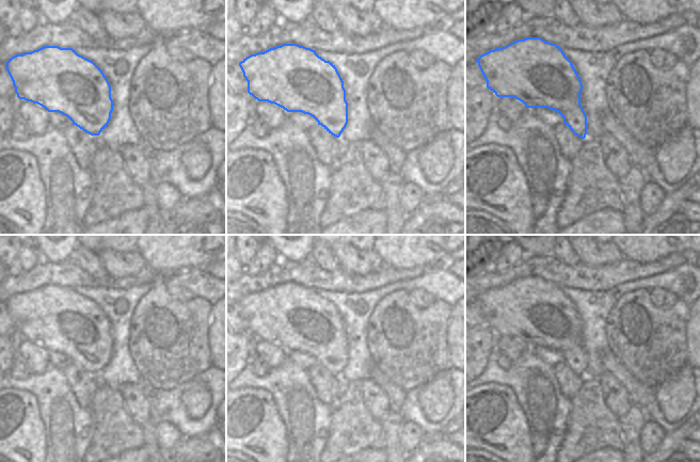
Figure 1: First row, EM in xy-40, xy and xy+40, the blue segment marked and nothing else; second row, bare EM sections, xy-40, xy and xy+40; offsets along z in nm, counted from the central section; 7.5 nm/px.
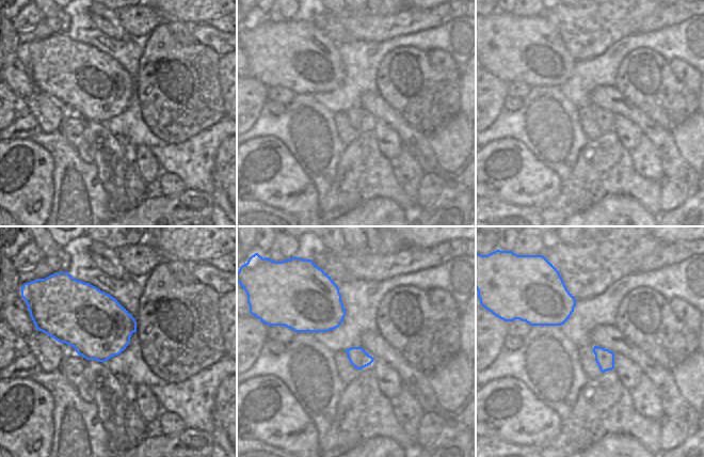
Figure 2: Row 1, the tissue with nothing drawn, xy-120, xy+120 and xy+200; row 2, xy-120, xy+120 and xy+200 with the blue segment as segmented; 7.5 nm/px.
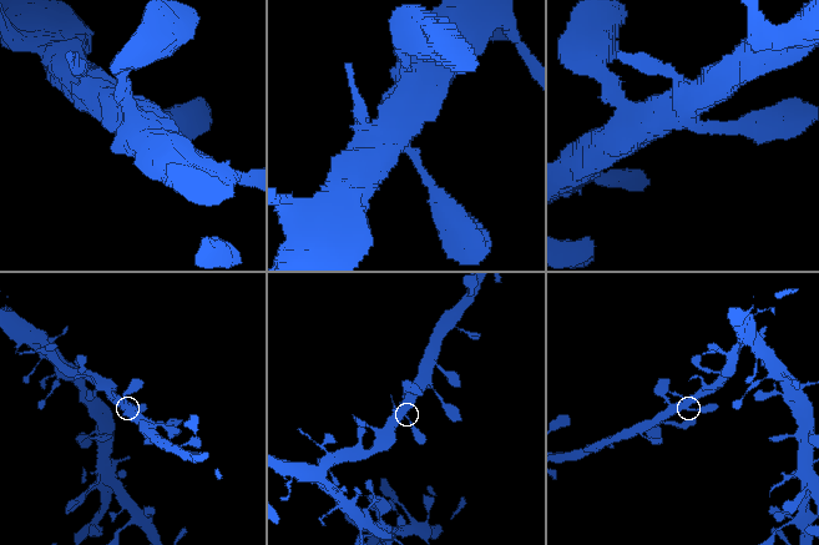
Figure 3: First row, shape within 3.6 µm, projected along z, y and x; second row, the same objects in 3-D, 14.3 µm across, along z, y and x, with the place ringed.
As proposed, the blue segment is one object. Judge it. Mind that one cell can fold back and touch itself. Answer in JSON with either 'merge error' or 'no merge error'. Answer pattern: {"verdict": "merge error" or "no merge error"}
{"verdict": "no merge error"}

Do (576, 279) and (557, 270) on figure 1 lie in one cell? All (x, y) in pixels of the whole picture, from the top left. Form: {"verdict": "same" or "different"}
{"verdict": "same"}

